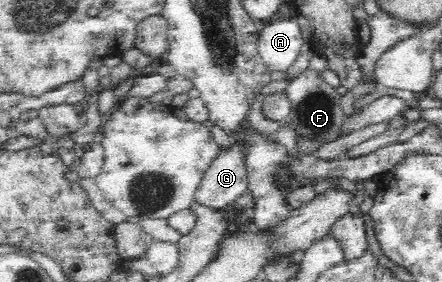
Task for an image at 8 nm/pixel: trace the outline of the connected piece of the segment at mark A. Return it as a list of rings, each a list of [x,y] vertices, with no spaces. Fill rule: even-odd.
[[[280,17],[260,28],[257,51],[266,68],[286,72],[302,53],[304,35],[290,18]]]

